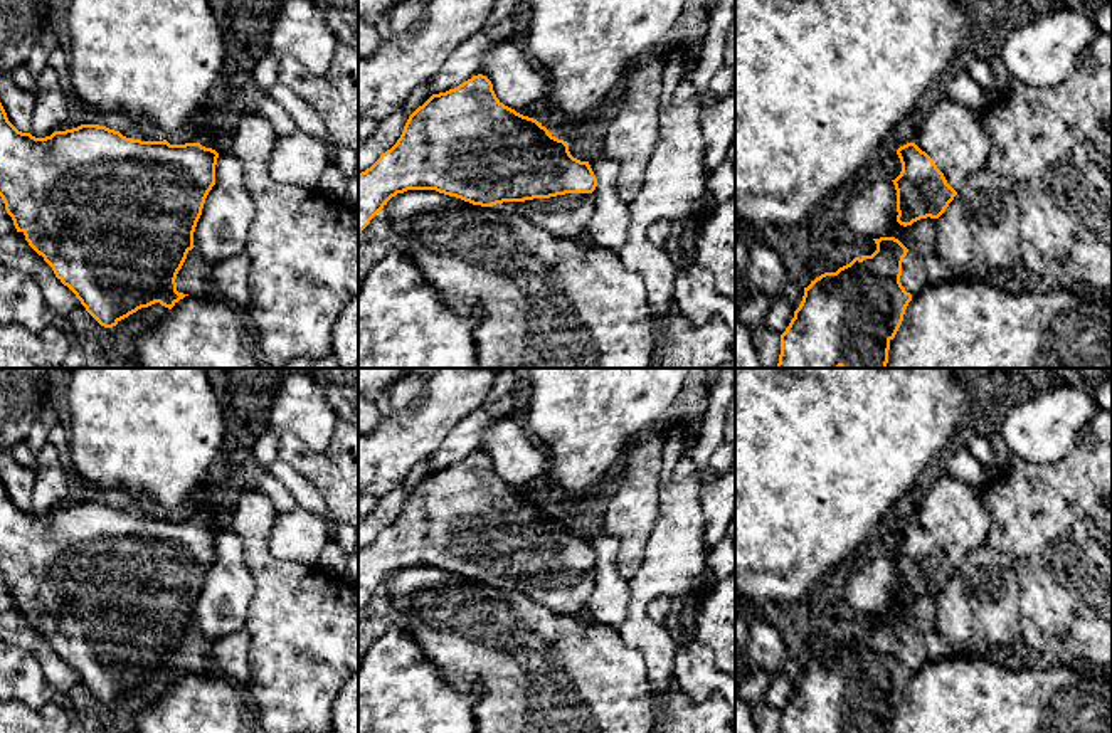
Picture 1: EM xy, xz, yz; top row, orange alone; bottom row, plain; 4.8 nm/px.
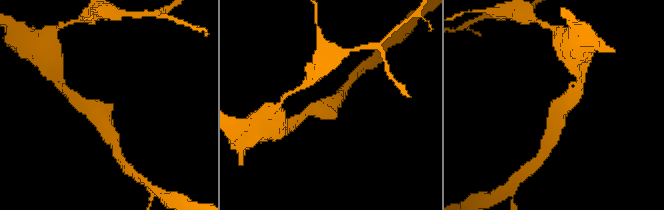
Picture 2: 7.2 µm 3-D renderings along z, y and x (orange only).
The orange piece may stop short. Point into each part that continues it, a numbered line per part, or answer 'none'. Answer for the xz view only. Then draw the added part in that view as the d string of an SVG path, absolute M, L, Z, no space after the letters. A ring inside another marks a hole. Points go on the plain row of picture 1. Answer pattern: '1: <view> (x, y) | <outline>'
1: xz (566, 592) | M565 570L550 575L503 578L493 582L498 588L516 588L545 609L577 619L585 610L596 580L592 570Z

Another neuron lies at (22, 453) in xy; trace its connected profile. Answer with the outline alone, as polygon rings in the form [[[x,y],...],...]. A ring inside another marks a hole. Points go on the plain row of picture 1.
[[[25,440],[15,444],[10,449],[13,459],[22,466],[22,467],[29,467],[34,469],[35,462],[37,462],[37,452],[34,452]]]

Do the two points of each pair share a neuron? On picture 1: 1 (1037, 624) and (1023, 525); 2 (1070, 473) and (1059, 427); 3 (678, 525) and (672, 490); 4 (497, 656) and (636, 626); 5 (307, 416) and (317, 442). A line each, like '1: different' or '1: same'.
1: same
2: different
3: same
4: different
5: same

